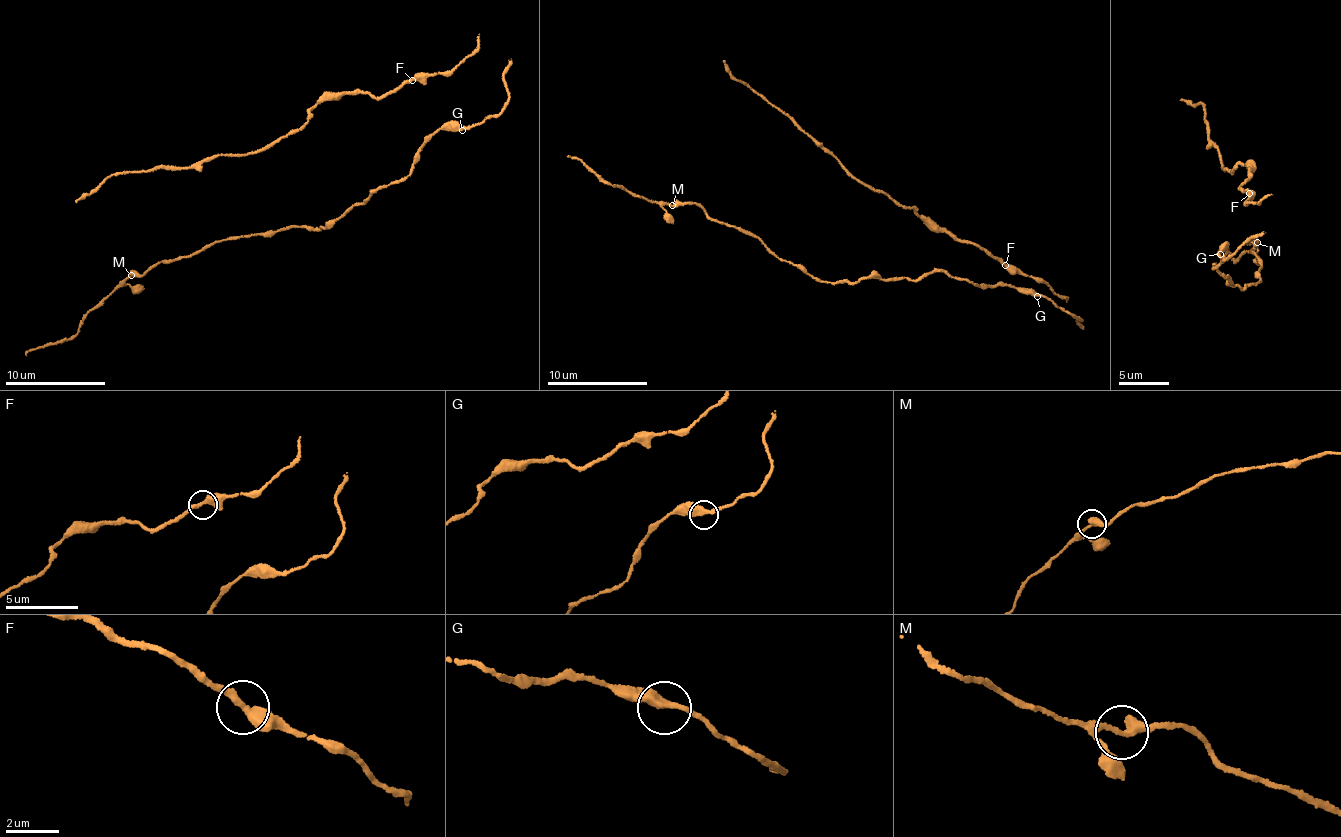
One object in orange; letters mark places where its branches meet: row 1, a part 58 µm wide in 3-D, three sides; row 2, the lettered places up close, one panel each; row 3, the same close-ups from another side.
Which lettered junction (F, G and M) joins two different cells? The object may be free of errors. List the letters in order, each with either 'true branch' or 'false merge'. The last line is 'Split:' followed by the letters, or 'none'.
F: true branch
G: true branch
M: true branch
Split: none

